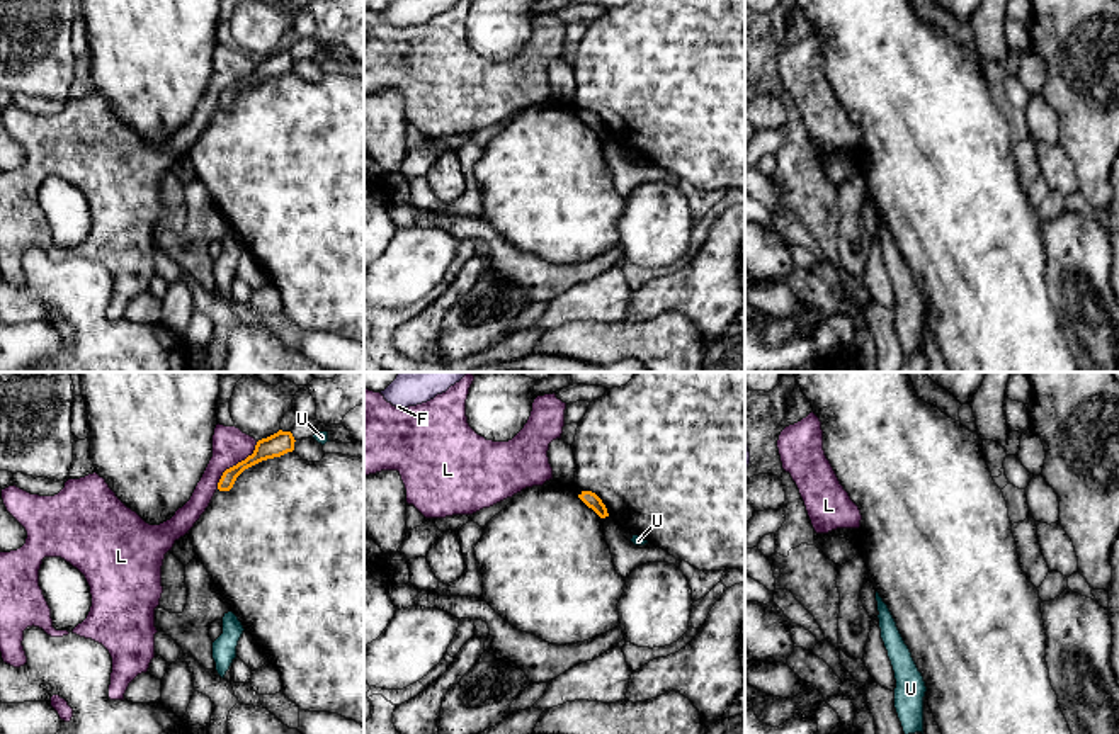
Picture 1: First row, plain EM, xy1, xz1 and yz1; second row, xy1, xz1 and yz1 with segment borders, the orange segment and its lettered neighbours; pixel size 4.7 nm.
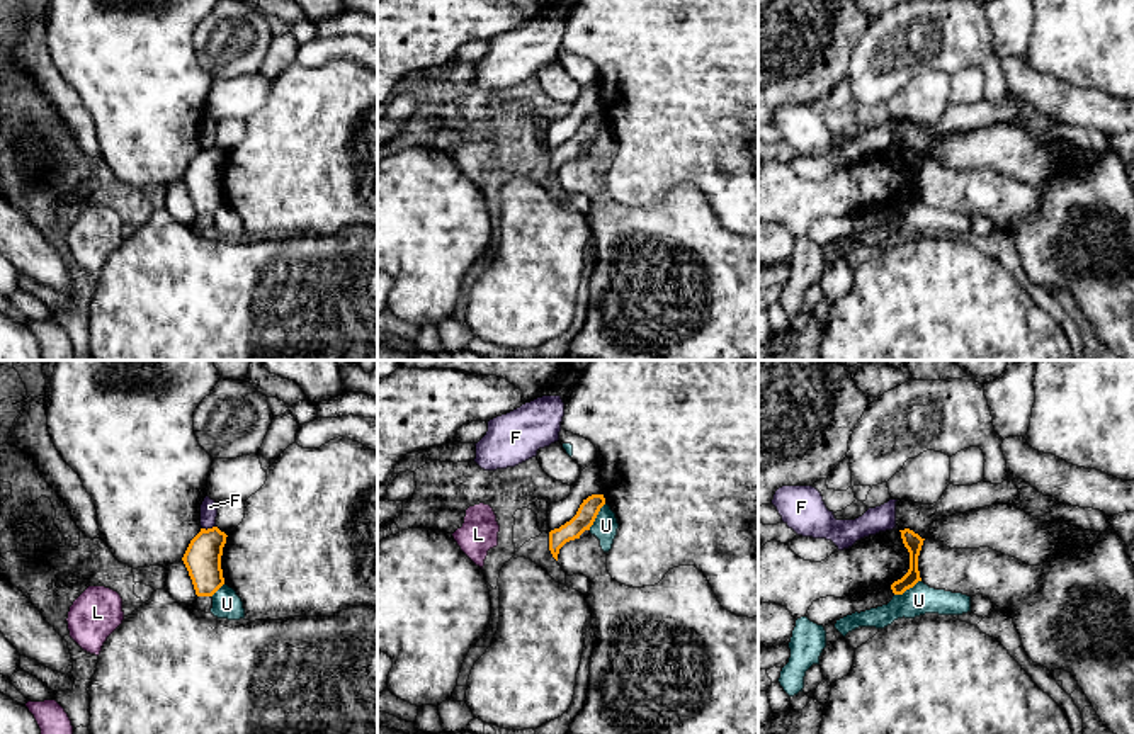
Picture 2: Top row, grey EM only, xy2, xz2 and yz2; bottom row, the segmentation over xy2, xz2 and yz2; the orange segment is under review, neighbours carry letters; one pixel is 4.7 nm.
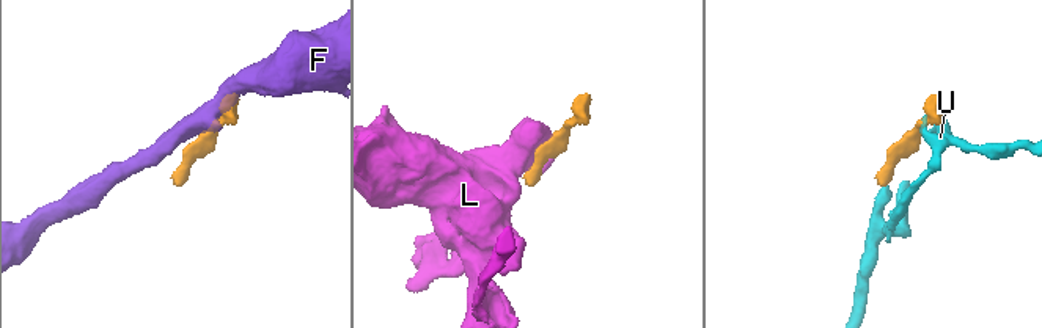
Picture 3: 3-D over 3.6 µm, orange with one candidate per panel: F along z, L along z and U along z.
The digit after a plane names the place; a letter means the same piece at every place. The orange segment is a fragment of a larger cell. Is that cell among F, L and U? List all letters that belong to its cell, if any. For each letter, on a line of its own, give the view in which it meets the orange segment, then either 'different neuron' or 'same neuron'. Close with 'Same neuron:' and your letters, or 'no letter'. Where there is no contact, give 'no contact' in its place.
F: contact in xy2; different neuron
L: contact in xy1; different neuron
U: contact in xz2; different neuron
Same neuron: no letter

